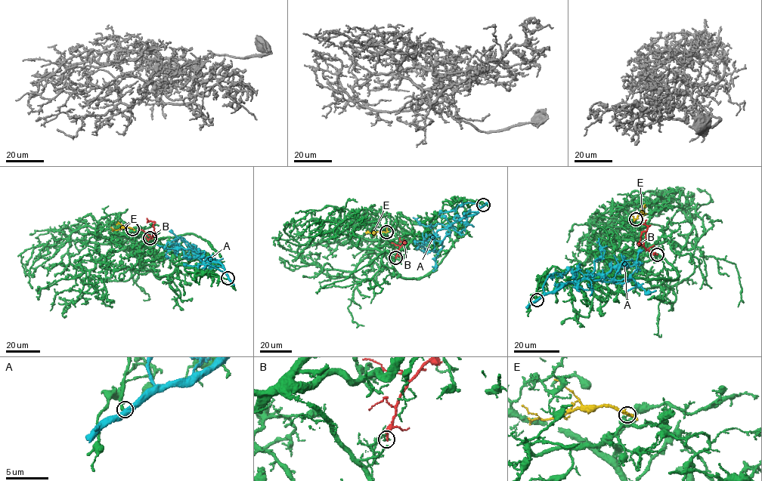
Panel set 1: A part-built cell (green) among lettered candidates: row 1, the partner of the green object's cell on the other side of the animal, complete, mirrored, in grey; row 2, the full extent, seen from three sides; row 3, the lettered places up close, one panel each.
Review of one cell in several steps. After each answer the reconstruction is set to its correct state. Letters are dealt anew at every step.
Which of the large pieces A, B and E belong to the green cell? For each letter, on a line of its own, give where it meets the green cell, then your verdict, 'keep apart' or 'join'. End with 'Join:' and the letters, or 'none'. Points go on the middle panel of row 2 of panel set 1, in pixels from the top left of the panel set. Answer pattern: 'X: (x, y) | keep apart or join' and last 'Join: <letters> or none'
A: (483, 205) | keep apart
B: (395, 257) | keep apart
E: (386, 232) | keep apart
Join: none

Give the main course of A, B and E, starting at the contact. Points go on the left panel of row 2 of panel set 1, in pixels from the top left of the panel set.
A: (227, 279), (221, 263), (196, 257), (200, 255), (193, 254), (196, 248), (192, 244)
B: (150, 238), (154, 234), (155, 223), (147, 222), (147, 217)
E: (132, 229), (124, 226), (116, 229), (111, 226)

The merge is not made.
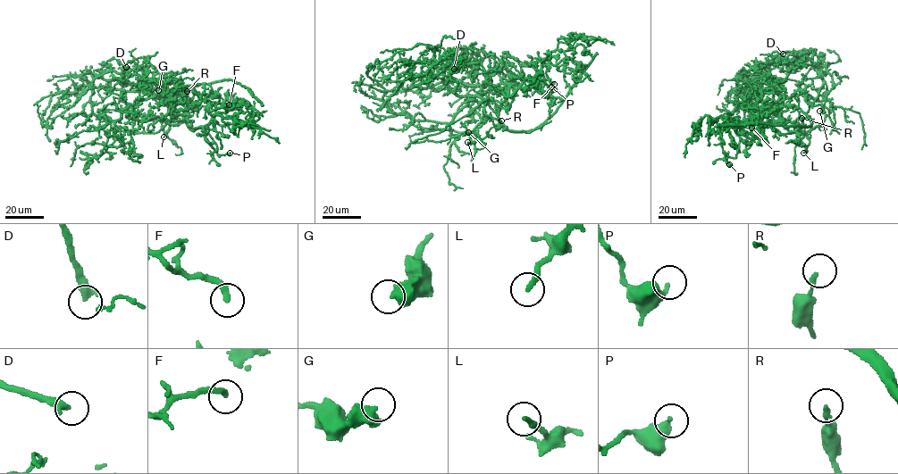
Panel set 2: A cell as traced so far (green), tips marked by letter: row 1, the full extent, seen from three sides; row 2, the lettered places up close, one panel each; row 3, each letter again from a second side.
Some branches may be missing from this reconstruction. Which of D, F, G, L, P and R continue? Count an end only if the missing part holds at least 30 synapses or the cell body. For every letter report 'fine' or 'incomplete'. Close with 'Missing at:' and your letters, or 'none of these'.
D: fine
F: incomplete
G: fine
L: fine
P: fine
R: fine
Missing at: F

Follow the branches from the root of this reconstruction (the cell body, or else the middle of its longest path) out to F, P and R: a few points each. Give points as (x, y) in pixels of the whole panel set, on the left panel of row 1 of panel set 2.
F: (175, 87), (186, 101), (187, 110), (183, 120), (192, 129), (205, 126), (217, 109), (229, 104)
P: (175, 87), (186, 101), (183, 118), (189, 128), (204, 128), (215, 144), (218, 153), (230, 153)
R: (175, 87), (160, 98), (172, 115), (182, 115), (186, 110), (187, 91)

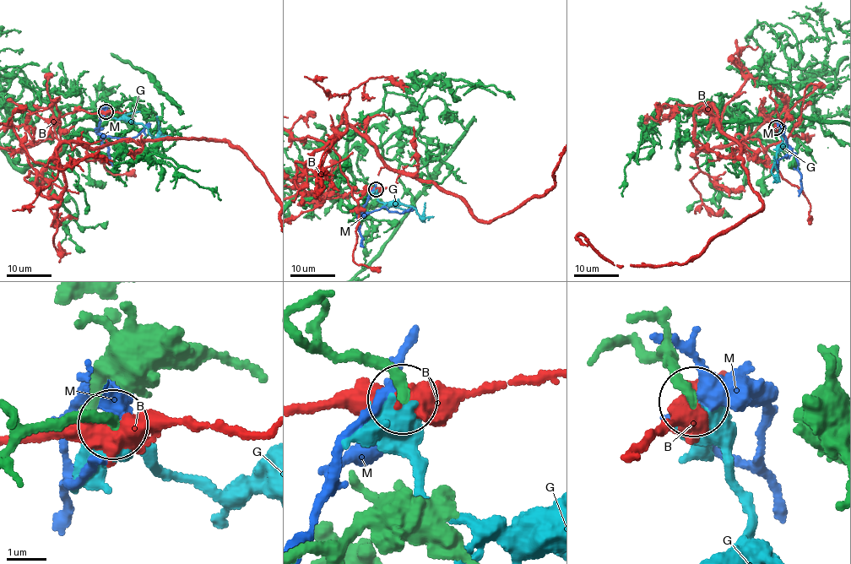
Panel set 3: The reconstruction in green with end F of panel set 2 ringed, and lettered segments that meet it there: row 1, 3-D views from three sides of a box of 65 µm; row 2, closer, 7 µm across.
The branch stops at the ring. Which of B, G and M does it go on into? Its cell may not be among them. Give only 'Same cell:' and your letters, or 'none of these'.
Same cell: G

